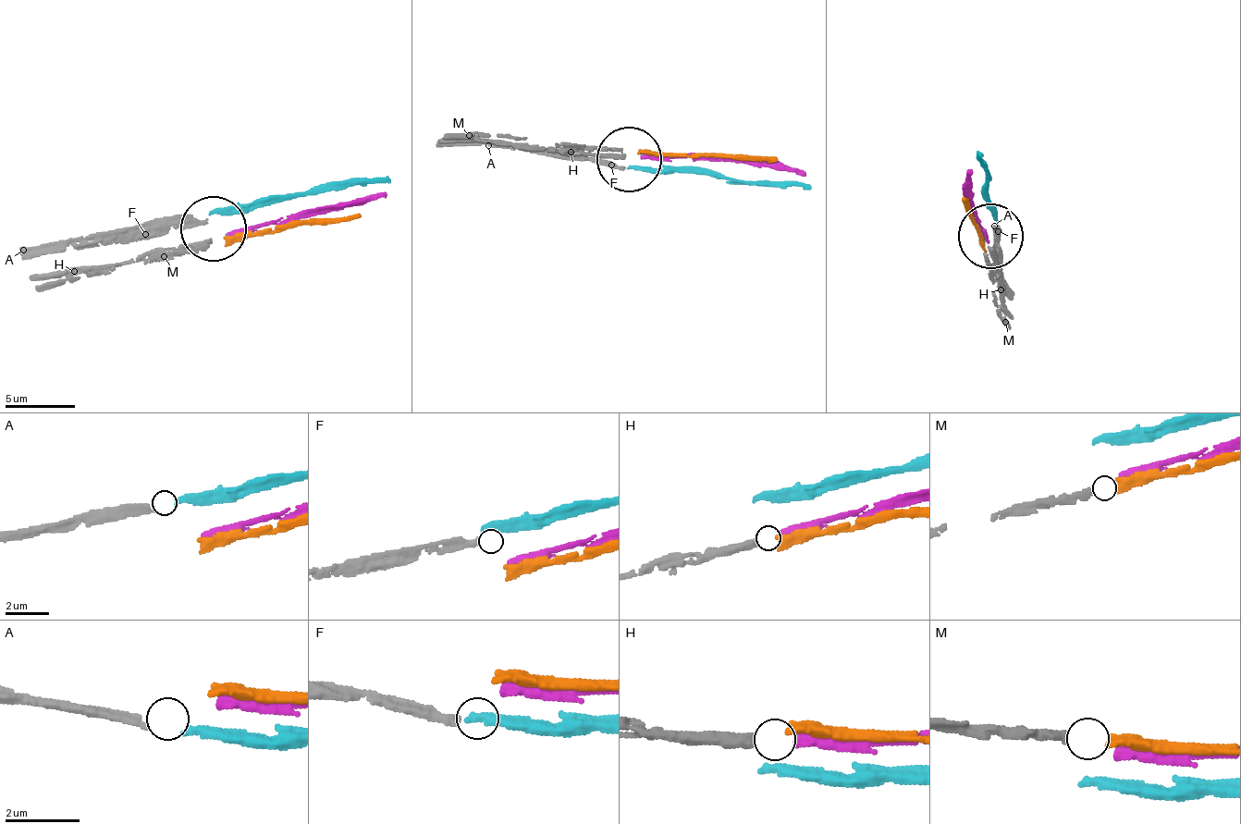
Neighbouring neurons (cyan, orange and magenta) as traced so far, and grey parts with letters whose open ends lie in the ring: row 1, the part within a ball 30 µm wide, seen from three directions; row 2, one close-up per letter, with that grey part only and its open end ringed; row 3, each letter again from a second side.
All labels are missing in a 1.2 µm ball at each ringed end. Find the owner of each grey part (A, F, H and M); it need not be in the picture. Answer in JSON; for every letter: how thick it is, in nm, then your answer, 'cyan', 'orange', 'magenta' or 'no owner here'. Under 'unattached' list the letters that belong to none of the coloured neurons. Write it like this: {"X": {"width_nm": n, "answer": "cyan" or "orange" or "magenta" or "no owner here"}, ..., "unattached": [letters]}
{"A": {"width_nm": 220, "answer": "cyan"}, "F": {"width_nm": 280, "answer": "no owner here"}, "H": {"width_nm": 360, "answer": "magenta"}, "M": {"width_nm": 280, "answer": "orange"}, "unattached": ["F"]}

